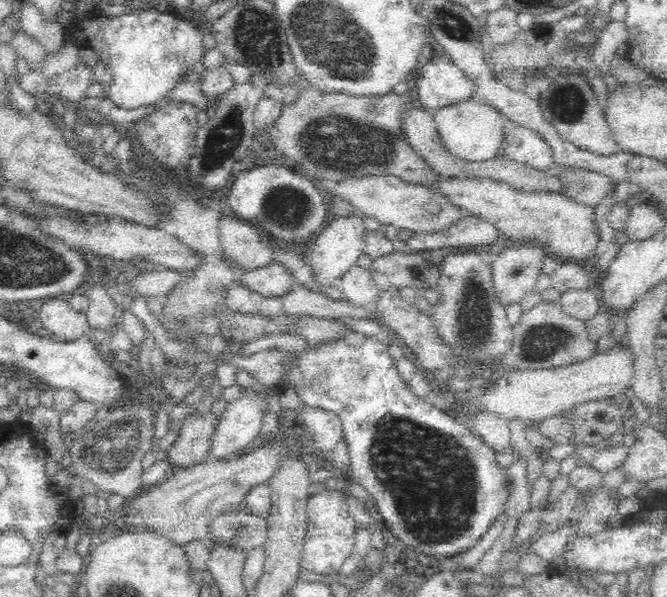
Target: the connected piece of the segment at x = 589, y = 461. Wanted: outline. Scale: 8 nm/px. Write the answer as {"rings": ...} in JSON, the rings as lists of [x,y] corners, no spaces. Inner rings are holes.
{"rings":[[[621,444],[616,446],[605,447],[602,445],[577,446],[576,455],[580,458],[580,463],[599,474],[606,473],[622,466],[627,458],[628,447]]]}

